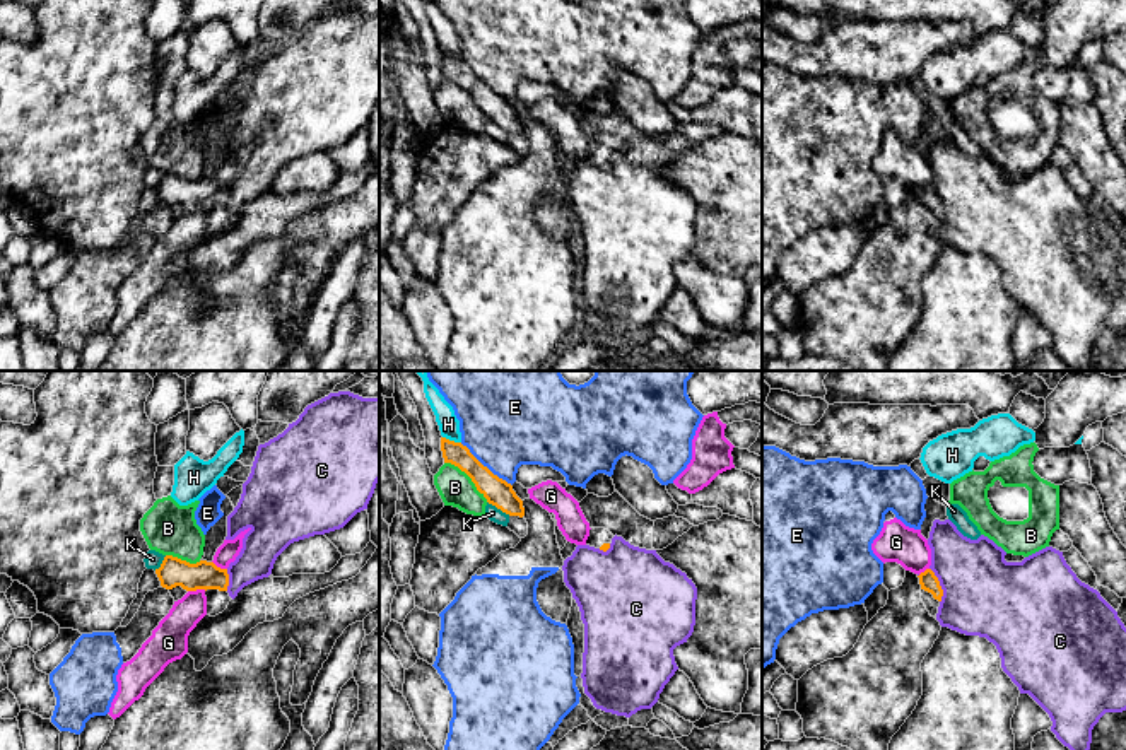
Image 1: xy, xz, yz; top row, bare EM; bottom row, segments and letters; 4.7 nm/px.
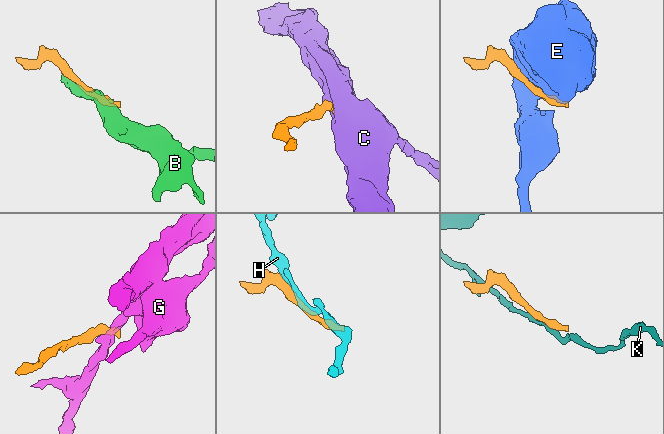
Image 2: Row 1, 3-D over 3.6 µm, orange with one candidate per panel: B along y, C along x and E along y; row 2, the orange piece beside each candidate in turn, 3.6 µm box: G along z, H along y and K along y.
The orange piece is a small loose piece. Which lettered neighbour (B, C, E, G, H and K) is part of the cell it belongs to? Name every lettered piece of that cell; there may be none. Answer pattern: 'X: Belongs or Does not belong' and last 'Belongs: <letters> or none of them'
B: Does not belong
C: Does not belong
E: Does not belong
G: Does not belong
H: Does not belong
K: Does not belong
Belongs: none of them

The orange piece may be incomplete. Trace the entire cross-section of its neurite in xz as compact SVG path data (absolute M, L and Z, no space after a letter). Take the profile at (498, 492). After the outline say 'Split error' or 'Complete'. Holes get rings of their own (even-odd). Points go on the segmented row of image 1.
M441 437L441 451L444 463L451 463L465 472L489 504L509 516L525 516L523 501L516 495L513 485L484 466L466 446Z. Complete

